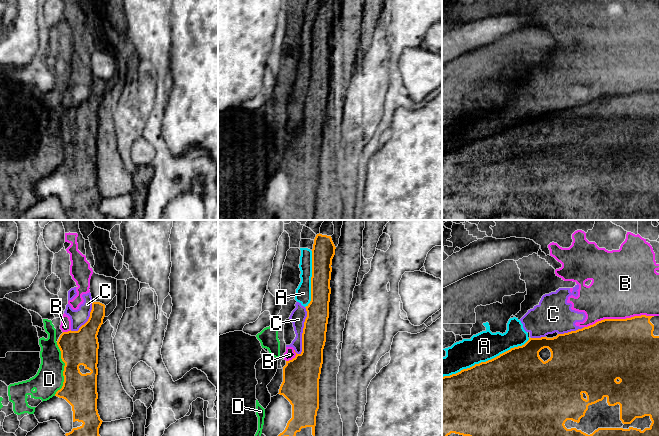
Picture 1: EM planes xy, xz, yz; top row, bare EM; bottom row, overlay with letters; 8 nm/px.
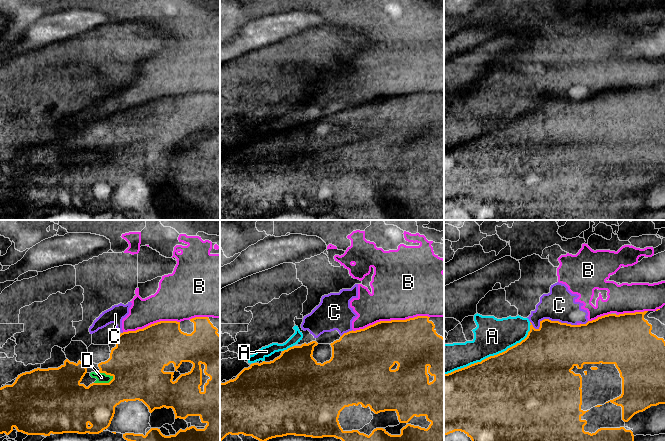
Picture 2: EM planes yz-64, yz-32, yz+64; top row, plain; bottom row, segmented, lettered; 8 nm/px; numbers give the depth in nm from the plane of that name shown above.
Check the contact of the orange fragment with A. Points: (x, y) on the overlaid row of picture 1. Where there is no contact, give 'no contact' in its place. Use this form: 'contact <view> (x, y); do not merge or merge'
contact yz (486, 361); do not merge

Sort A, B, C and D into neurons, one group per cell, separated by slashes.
A B C / D

